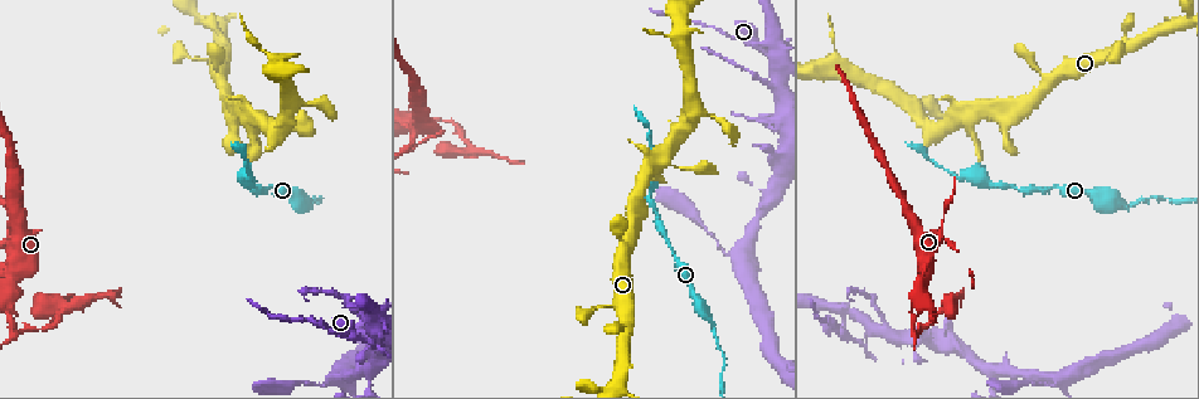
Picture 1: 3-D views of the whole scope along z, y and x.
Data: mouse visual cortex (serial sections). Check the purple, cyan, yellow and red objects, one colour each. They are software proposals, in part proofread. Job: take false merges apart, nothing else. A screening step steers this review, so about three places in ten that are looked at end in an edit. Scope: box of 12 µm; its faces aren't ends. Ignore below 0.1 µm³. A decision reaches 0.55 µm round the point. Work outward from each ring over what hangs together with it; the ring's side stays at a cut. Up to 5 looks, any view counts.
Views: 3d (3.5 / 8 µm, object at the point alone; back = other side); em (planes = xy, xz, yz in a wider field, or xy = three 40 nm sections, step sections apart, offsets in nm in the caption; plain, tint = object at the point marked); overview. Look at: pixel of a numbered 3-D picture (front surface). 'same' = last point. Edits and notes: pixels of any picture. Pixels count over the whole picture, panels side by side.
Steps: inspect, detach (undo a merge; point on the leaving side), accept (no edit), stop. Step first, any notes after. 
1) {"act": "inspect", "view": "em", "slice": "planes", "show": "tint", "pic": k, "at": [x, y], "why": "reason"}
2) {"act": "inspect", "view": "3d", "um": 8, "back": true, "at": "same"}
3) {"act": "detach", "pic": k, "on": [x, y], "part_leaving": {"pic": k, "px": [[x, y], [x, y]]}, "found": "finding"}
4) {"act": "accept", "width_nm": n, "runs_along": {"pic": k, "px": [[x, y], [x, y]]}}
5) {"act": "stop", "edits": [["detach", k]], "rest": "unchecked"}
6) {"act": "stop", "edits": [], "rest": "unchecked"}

{"act": "inspect", "view": "3d", "um": 3.5, "back": true, "pic": 1, "at": [854, 339], "why": "sharp bend"}

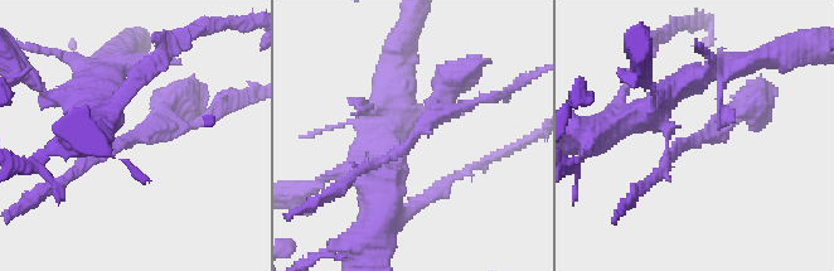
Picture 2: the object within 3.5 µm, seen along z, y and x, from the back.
{"act": "inspect", "view": "em", "slice": "xy", "step": 3, "show": "tint", "pic": 2, "at": [688, 137], "arms": 3, "arm_widths_nm": [150, 200, 300], "why": "shape alone is not enough"}

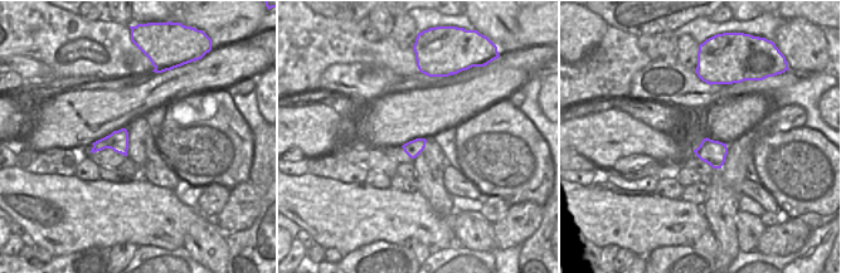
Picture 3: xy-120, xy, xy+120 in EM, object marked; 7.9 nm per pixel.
{"act": "accept", "width_nm": 130, "runs_along": {"pic": 2, "px": [[449, 88], [374, 179]]}, "found": "continuous, no second cell"}

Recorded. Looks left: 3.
{"act": "inspect", "view": "3d", "um": 8, "pic": 1, "at": [770, 190], "why": "branch point"}

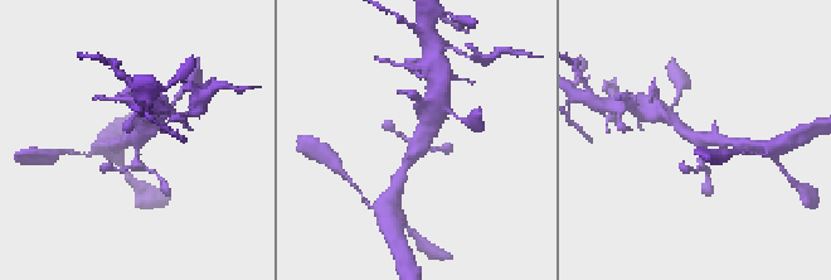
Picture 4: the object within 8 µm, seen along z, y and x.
{"act": "inspect", "view": "em", "slice": "xy", "step": 2, "show": "tint", "pic": 4, "at": [138, 139], "arms": 3, "arm_widths_nm": [150, 350, 350], "why": "shape alone is not enough"}

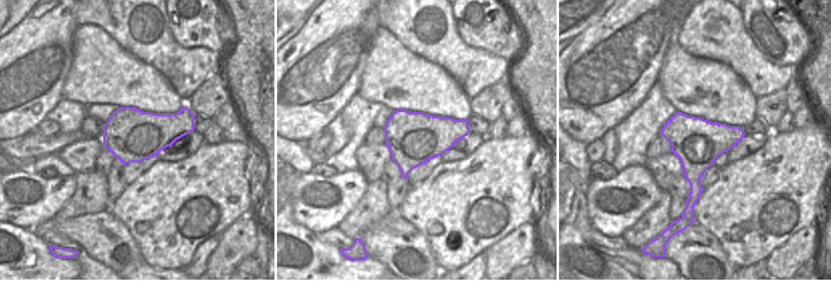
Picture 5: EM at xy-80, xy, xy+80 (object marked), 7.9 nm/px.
{"act": "accept", "runs_along": {"pic": 4, "px": [[435, 116], [402, 172]]}, "found": "continuous, no second cell"}

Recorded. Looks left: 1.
{"act": "stop", "edits": [], "rest": "unchecked"}

